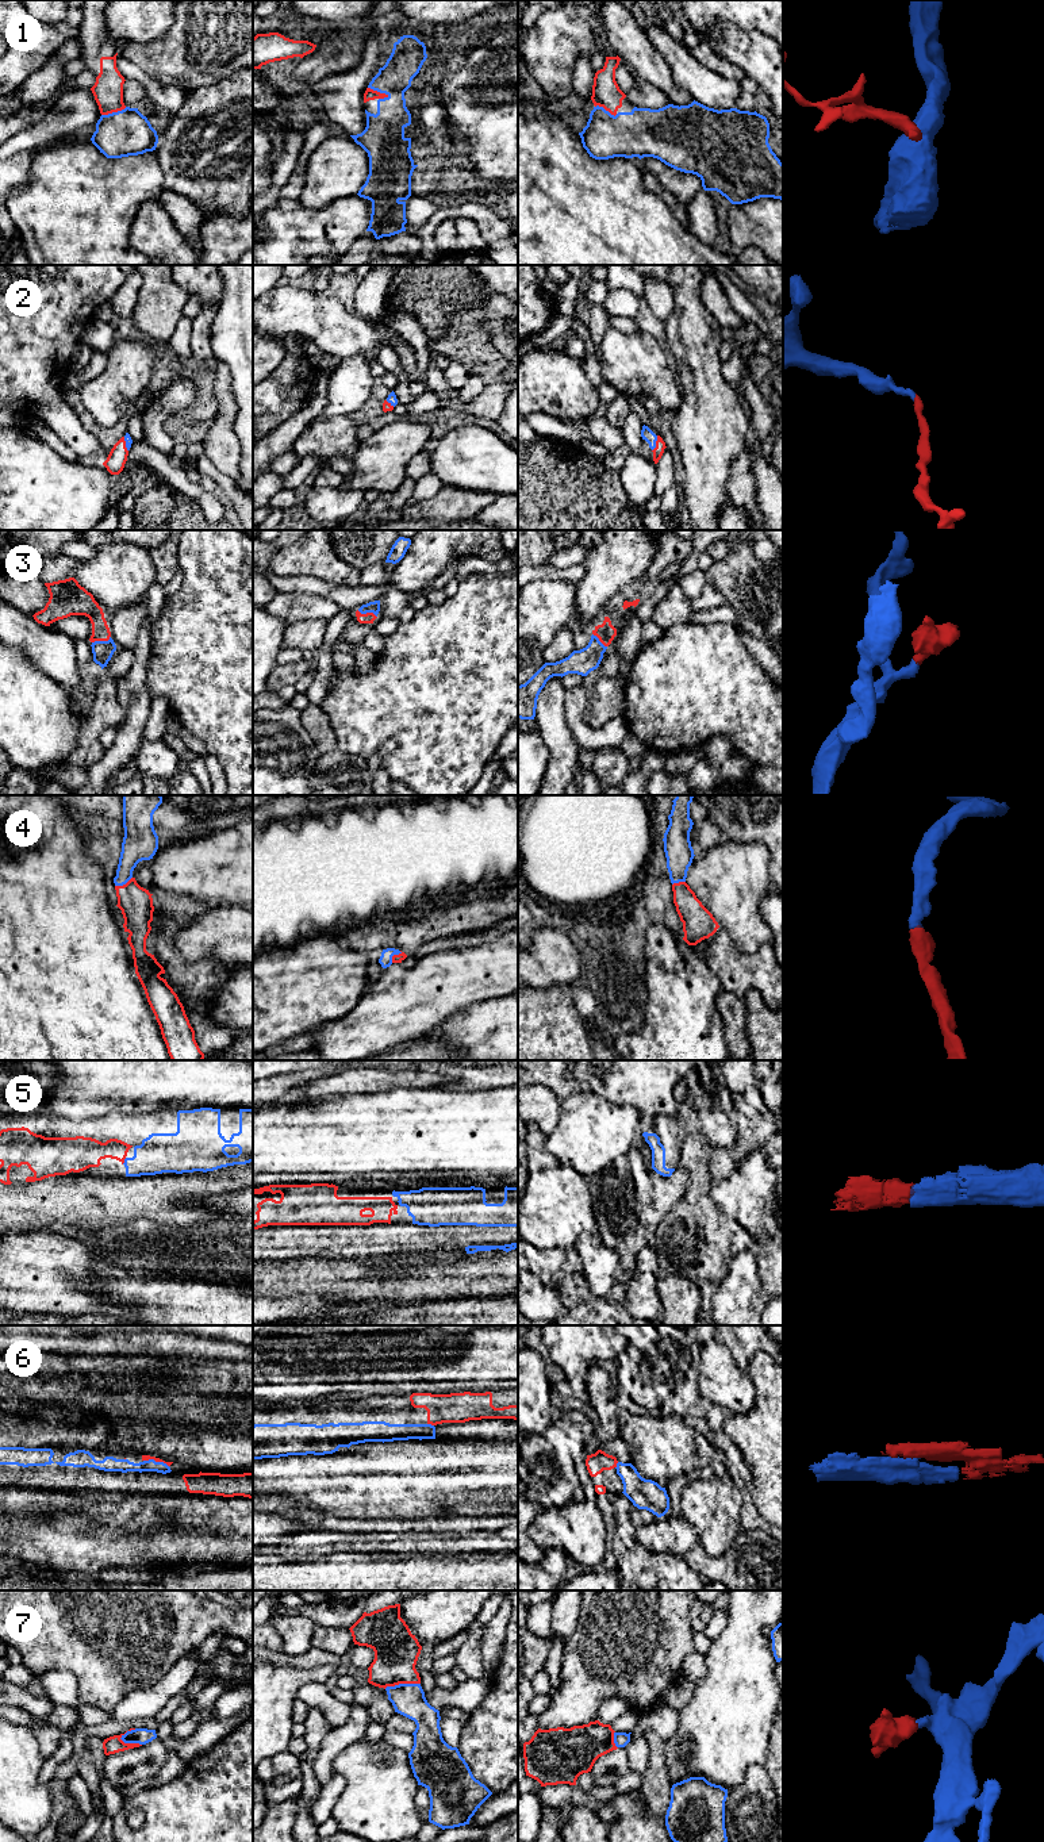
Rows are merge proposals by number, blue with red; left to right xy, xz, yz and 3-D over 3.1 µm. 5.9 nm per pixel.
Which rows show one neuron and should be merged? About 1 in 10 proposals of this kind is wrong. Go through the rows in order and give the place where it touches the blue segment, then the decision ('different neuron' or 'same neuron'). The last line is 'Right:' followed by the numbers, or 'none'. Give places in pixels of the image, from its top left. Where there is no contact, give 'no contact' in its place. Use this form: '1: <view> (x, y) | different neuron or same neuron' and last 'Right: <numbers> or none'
1: xz (379, 91) | same neuron
2: yz (655, 444) | same neuron
3: xy (102, 641) | same neuron
4: xy (123, 883) | same neuron
5: xy (125, 1161) | same neuron
6: xy (154, 1461) | same neuron
7: xy (130, 1742) | same neuron
Right: 1, 2, 3, 4, 5, 6, 7

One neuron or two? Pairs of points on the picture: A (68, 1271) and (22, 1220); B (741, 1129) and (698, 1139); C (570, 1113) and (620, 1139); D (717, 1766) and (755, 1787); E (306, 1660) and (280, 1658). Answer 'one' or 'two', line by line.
A: two
B: two
C: one
D: two
E: one

